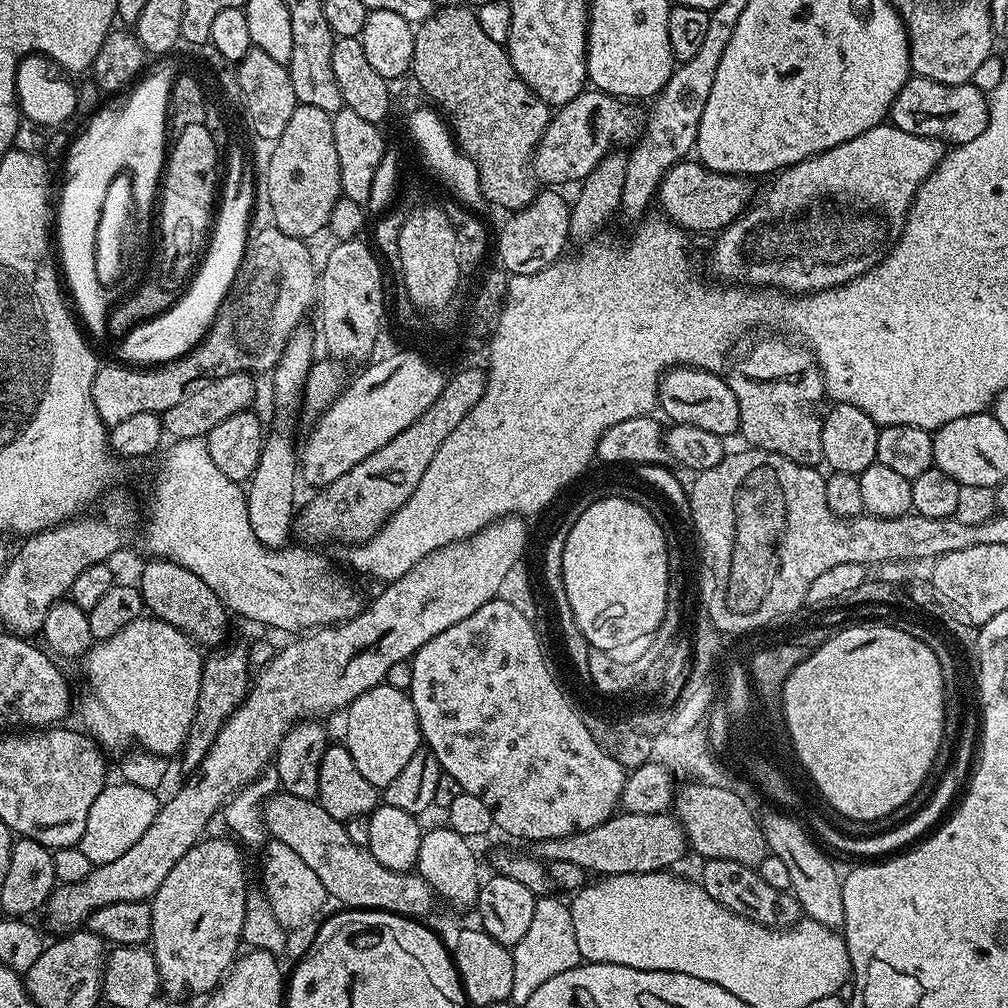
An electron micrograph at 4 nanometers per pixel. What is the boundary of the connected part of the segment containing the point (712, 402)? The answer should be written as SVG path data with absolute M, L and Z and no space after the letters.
M669 368L660 378L658 408L669 416L672 424L698 426L698 430L710 430L710 434L721 438L735 437L740 430L738 398L734 398L734 390L730 390L723 375L701 368Z

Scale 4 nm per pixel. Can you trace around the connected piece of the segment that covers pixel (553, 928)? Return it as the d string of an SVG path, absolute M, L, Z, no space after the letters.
M559 895L539 897L534 906L534 922L526 929L522 942L511 949L514 958L514 990L511 1003L522 1006L545 982L557 974L566 974L566 970L577 968L582 962L578 950L578 938L574 938L574 922L570 918L570 907L559 900Z

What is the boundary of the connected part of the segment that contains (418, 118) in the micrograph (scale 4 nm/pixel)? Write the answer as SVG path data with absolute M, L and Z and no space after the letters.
M433 107L416 109L408 118L406 128L415 146L418 148L423 164L436 176L441 184L447 189L456 200L473 212L480 212L480 209L487 207L487 200L481 190L481 180L477 167L456 144L455 136L443 115Z

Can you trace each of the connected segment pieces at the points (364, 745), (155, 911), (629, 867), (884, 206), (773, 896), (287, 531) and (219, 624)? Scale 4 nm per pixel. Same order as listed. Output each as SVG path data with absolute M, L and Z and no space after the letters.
M387 682L366 690L346 709L348 721L344 724L343 743L348 749L354 766L358 766L362 778L370 782L377 790L383 790L398 773L414 758L422 746L418 714L414 714L412 698L408 692L394 690Z
M220 836L201 838L196 845L166 874L166 882L158 886L151 898L152 939L150 947L158 962L158 974L163 995L184 1000L187 996L207 997L216 991L229 968L236 963L242 945L242 926L246 918L246 894L250 887L244 873L244 856L241 845L235 839L223 840Z
M621 811L613 814L606 822L594 826L590 830L582 830L570 834L566 838L550 838L549 840L537 840L534 844L534 856L548 864L554 862L575 862L582 866L585 873L595 874L597 877L613 876L614 874L642 874L643 872L662 872L671 869L671 864L676 864L684 856L684 851L689 851L688 835L675 815L668 812L658 814L634 814Z
M885 122L866 130L866 134L858 134L858 138L850 138L850 142L842 142L830 150L817 156L811 156L797 164L783 169L775 177L776 180L764 193L759 193L758 199L734 221L730 227L715 237L716 245L712 248L712 268L721 276L724 282L739 281L741 285L751 286L753 289L771 288L785 294L811 294L825 292L831 288L840 288L849 284L854 278L865 276L875 264L887 256L893 244L900 239L900 231L904 229L904 221L908 218L908 211L912 209L912 199L916 197L917 190L926 182L926 178L940 165L940 159L946 154L946 148L939 140L931 140L925 136L906 134L906 130L898 130L895 124Z
M726 858L717 860L704 860L698 883L704 887L704 892L714 898L722 906L734 910L742 918L750 922L758 922L767 928L786 928L801 919L800 903L791 891L779 892L774 886L760 877L756 868L746 866L742 862L730 862Z
M276 432L267 437L264 442L264 449L258 458L258 470L254 470L250 483L246 488L248 497L248 513L250 514L250 530L254 530L254 538L262 542L267 548L283 549L284 544L294 532L294 521L298 511L296 502L296 480L298 484L298 444L295 444L288 436Z
M152 558L149 561L140 572L140 580L138 579L145 609L155 619L174 626L205 649L212 650L223 645L230 613L214 594L214 590L210 590L210 586L206 586L198 574L190 574L190 570L178 566L173 560Z

